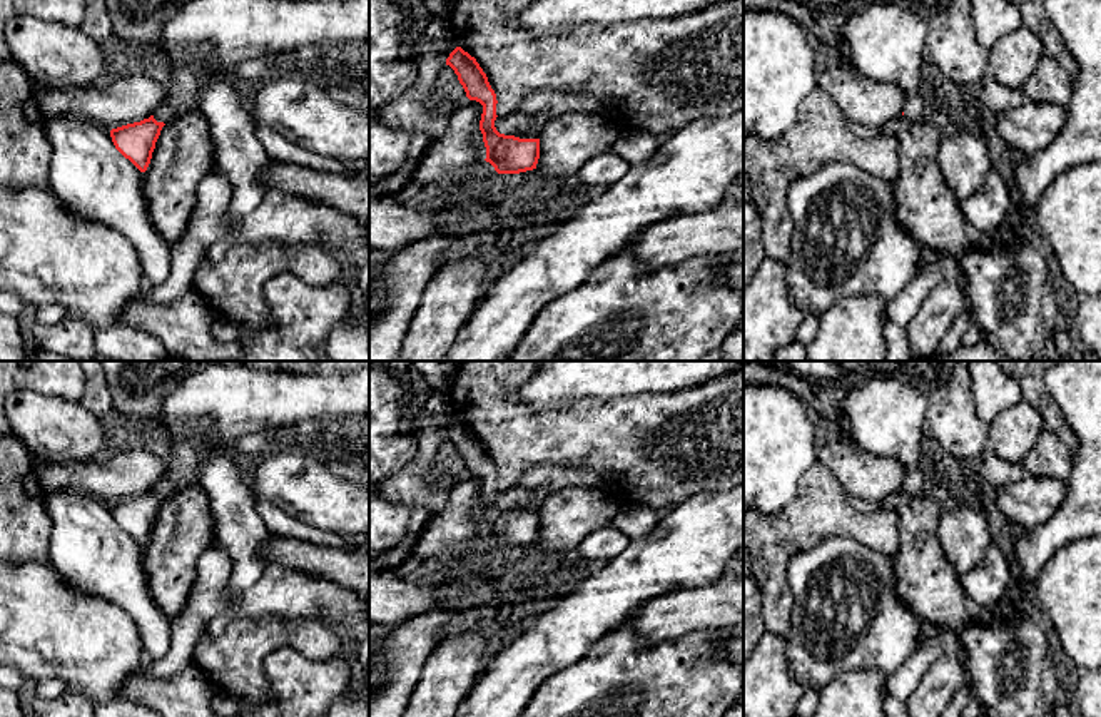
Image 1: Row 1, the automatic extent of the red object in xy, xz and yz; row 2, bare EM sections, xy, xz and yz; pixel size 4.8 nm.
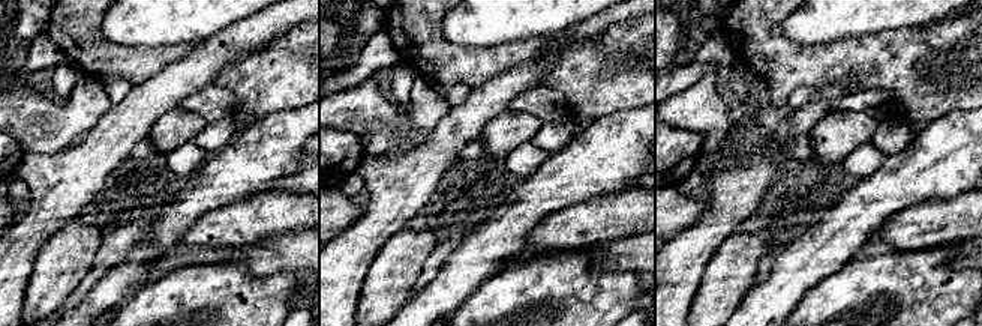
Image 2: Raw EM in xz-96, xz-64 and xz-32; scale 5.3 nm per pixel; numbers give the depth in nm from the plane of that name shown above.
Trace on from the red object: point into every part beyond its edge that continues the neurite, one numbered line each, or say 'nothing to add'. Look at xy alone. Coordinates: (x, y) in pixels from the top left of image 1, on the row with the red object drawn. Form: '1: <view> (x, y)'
1: xy (238, 30)

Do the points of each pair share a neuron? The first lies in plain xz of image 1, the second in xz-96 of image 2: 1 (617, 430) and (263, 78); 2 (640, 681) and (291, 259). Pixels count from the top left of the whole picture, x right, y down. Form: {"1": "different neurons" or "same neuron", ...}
{"1": "same neuron", "2": "different neurons"}

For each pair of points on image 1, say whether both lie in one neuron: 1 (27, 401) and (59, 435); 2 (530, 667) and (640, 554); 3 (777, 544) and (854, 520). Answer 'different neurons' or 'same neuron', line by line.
1: same neuron
2: same neuron
3: same neuron

